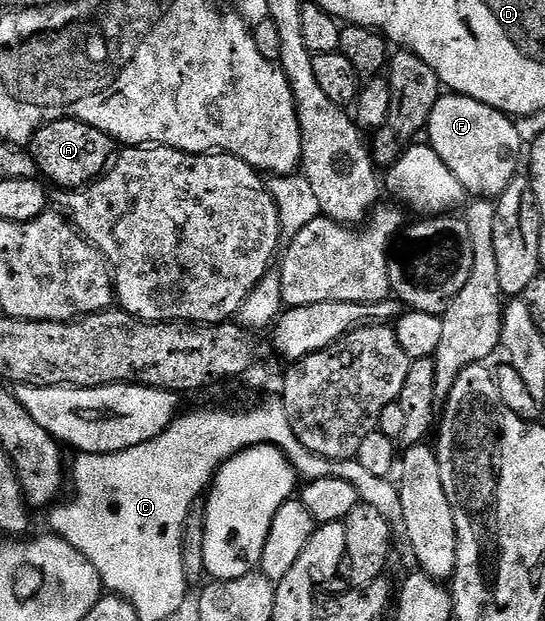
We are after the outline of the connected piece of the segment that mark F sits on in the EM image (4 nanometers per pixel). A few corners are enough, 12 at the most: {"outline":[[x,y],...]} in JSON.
{"outline":[[443,94],[428,144],[471,197],[519,175],[517,123]]}

